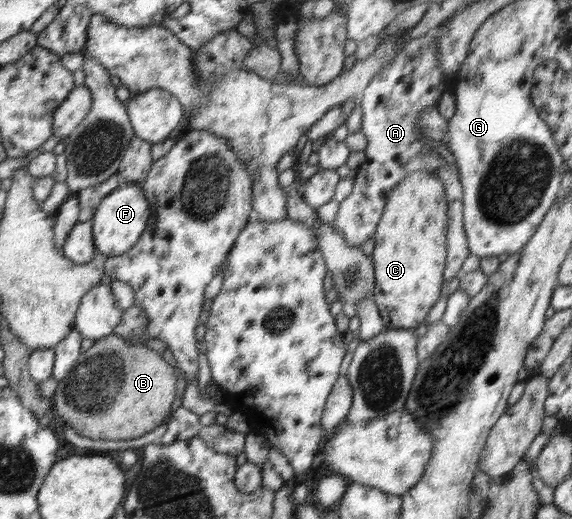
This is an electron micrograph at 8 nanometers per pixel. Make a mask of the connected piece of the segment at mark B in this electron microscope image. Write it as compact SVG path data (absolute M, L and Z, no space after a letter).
M111 334L94 341L86 352L81 352L75 367L68 376L59 381L55 390L53 408L63 421L79 436L95 440L127 440L139 438L157 426L172 413L172 404L177 396L177 373L167 364L162 354L145 345Z

